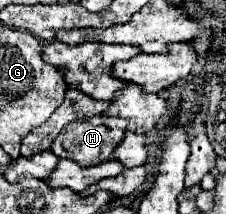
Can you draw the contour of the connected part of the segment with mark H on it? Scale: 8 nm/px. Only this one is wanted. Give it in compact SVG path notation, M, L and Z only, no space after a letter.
M91 116L91 118L81 118L77 122L71 122L63 132L59 132L59 136L55 138L51 150L59 156L59 158L67 158L67 160L75 160L77 164L81 164L83 168L99 164L99 162L107 162L111 160L111 154L115 150L115 146L119 146L127 131L128 120L113 116Z

